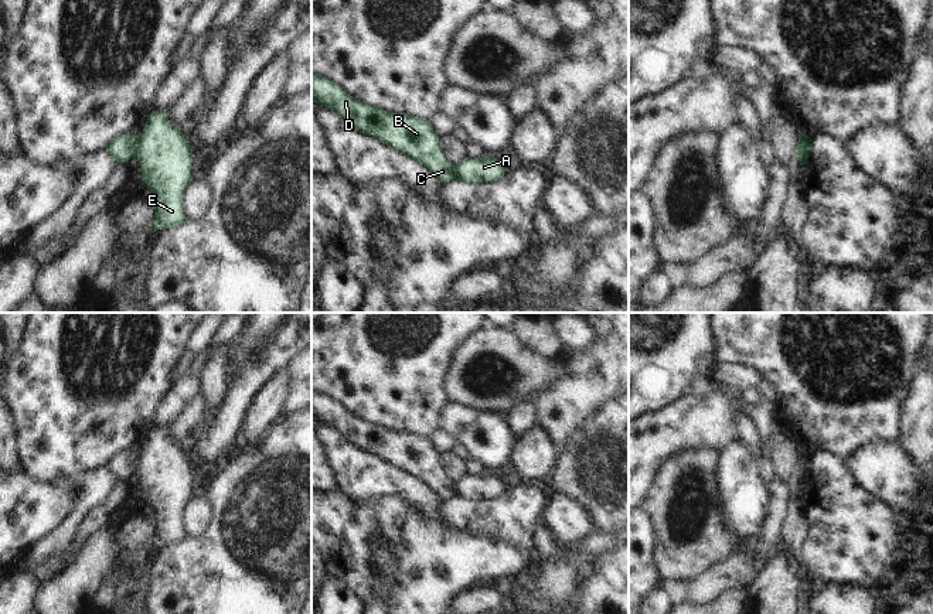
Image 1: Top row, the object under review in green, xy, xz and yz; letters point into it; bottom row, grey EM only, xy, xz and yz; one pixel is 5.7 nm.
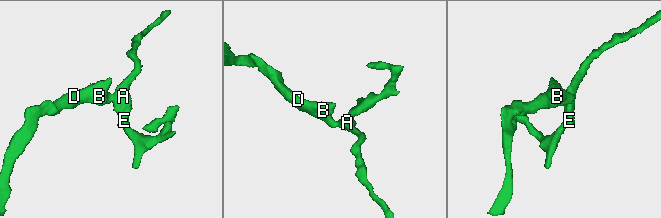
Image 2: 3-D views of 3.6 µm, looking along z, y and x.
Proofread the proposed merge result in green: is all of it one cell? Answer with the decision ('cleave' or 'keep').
cleave

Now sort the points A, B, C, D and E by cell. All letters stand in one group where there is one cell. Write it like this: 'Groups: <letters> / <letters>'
Groups: A E / B C D.

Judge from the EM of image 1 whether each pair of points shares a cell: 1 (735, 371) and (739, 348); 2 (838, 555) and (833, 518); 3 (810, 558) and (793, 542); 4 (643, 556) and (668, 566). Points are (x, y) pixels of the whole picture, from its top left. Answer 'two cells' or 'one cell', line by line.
1: two cells
2: one cell
3: two cells
4: two cells

